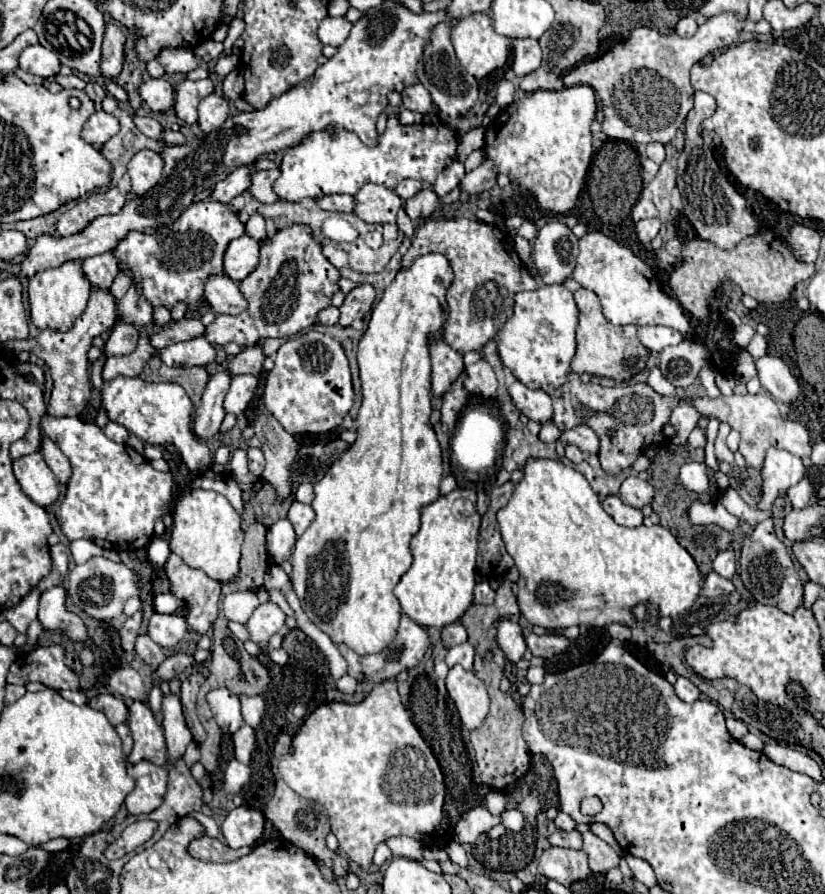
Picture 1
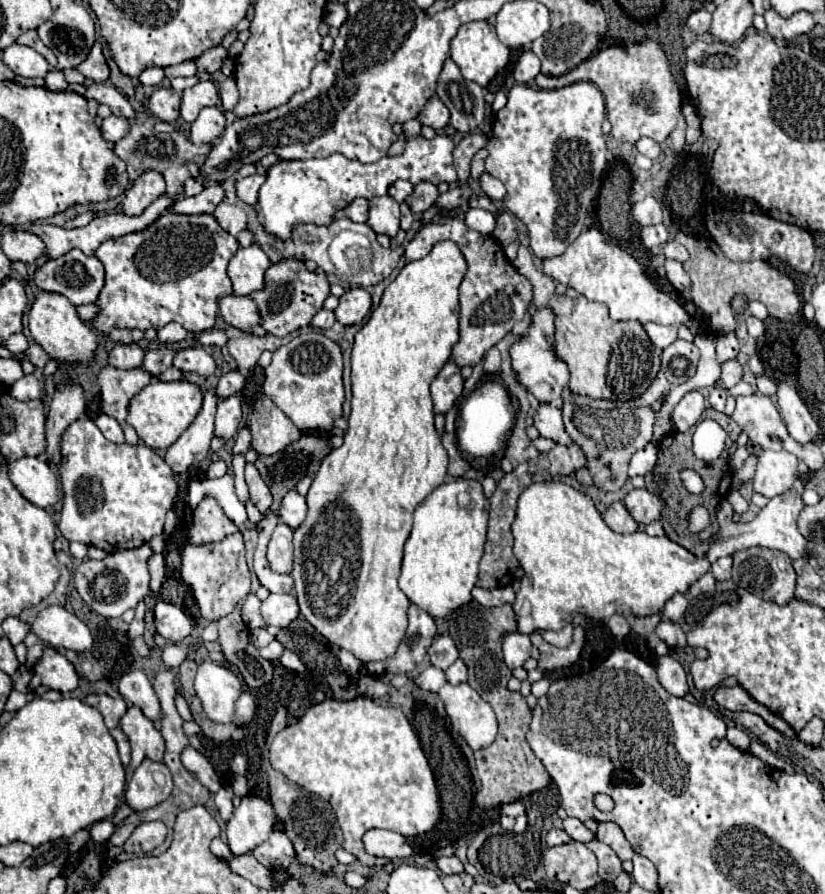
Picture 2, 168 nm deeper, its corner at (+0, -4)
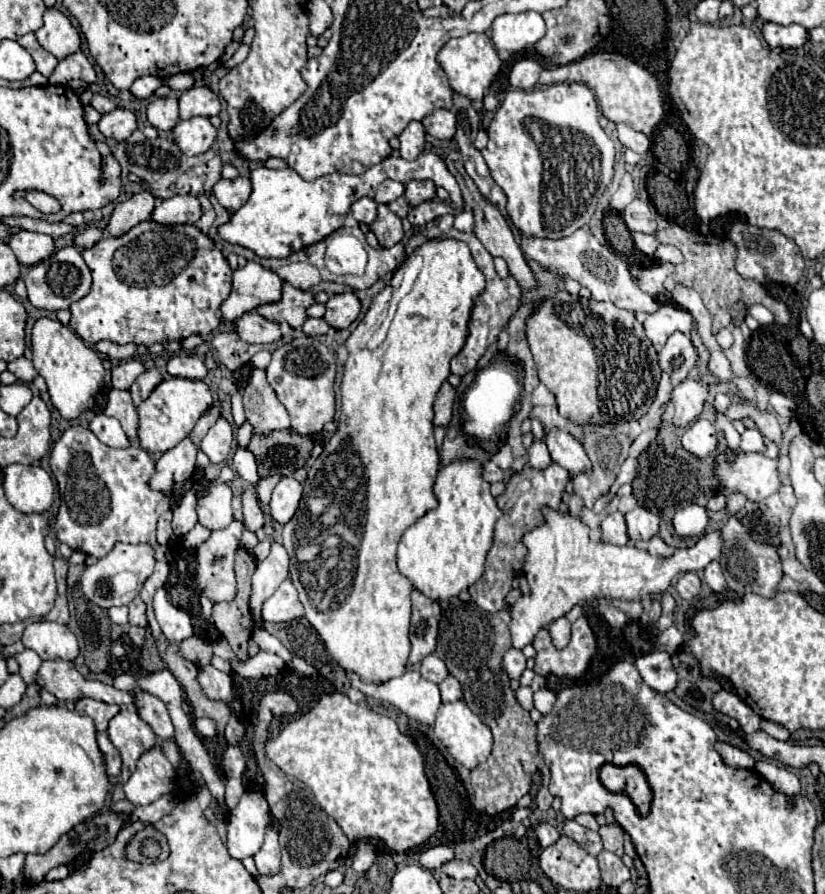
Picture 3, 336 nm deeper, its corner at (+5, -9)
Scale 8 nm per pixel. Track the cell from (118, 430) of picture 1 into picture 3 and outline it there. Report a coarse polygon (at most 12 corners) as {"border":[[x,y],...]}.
{"border":[[97,413],[89,429],[109,447],[127,447],[115,417]]}

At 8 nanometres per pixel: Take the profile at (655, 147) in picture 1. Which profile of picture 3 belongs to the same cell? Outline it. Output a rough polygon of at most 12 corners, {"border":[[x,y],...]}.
{"border":[[619,125],[619,141],[635,153],[651,149],[649,137]]}

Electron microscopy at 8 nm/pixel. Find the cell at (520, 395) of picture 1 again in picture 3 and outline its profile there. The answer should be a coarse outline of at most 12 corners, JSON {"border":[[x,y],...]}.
{"border":[[545,429],[551,459],[571,475],[591,465],[581,443],[563,429]]}

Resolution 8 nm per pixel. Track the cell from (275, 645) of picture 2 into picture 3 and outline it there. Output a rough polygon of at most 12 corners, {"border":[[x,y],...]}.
{"border":[[265,629],[253,631],[253,641],[261,651],[279,655],[285,663],[291,653]]}

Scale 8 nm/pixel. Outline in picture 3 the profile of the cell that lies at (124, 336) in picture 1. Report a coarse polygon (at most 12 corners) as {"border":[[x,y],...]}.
{"border":[[135,357],[119,361],[113,369],[113,387],[129,389],[145,371]]}

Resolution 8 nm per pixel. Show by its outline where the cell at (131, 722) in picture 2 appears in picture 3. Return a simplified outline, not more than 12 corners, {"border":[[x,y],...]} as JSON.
{"border":[[133,707],[109,721],[109,739],[123,759],[123,775],[157,745],[153,729]]}

